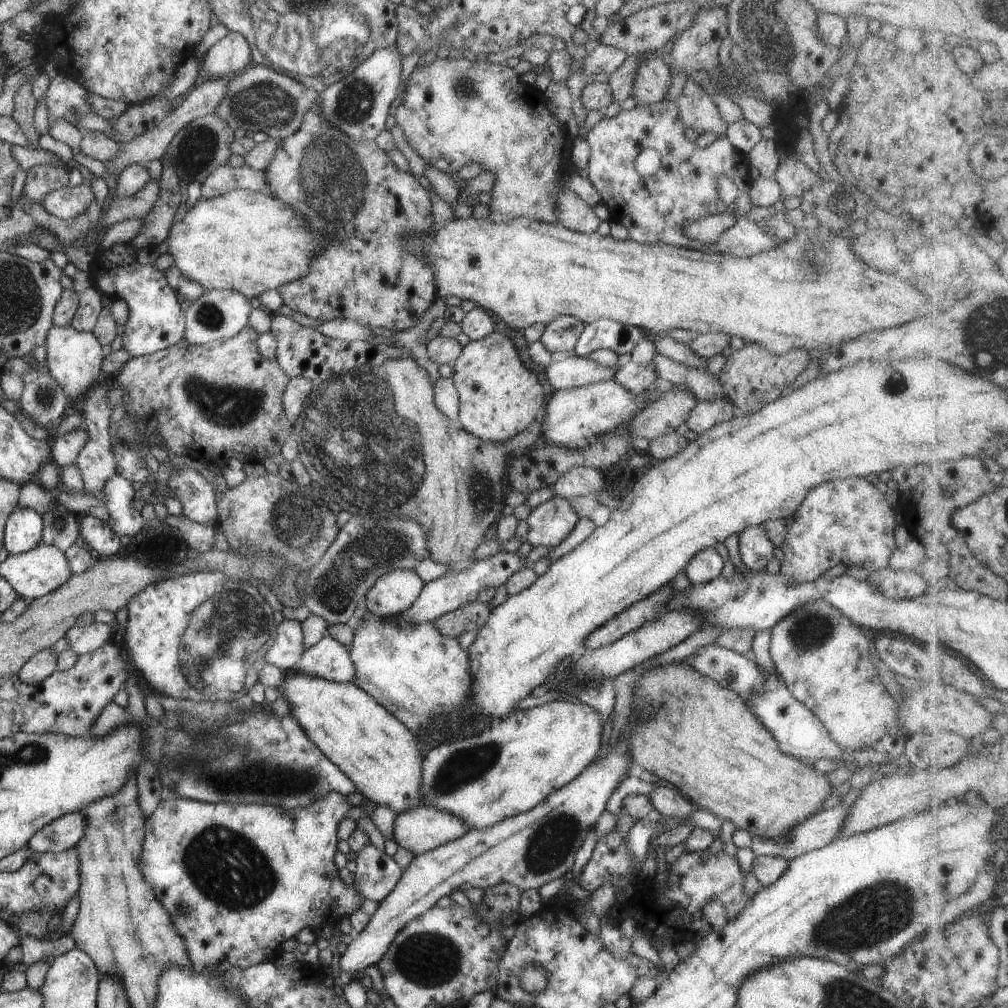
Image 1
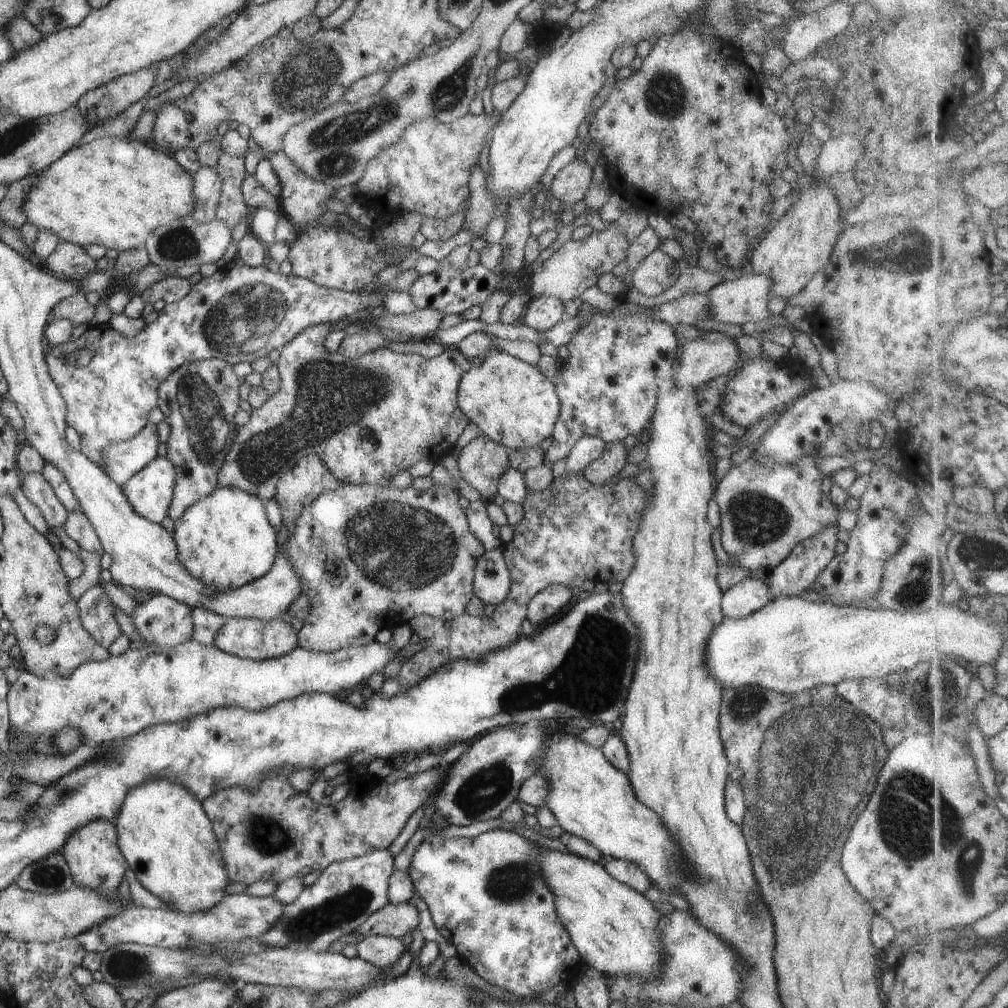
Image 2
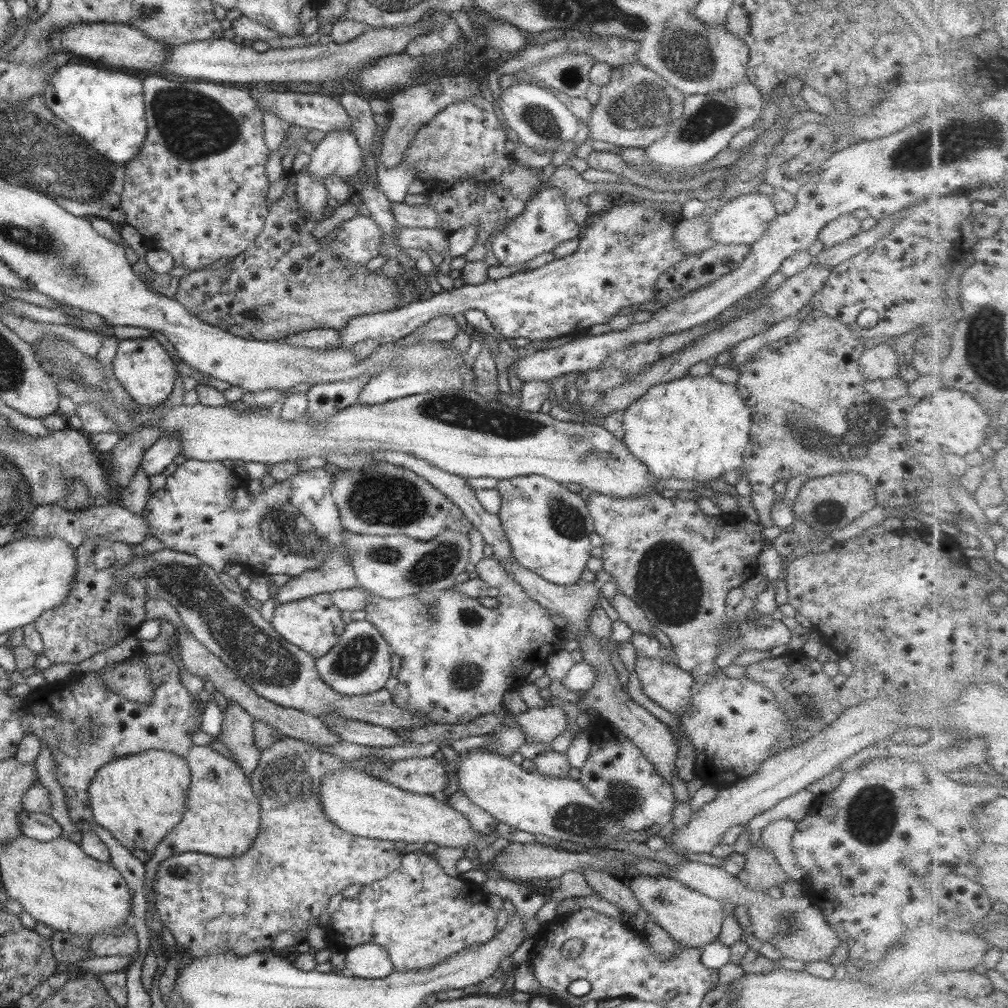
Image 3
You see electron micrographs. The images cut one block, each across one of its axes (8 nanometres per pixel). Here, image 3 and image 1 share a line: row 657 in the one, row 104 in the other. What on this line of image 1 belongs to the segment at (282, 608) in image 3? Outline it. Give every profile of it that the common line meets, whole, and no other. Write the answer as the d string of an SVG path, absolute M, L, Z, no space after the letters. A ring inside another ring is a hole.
M313 102L313 106L309 106L309 110L303 114L303 122L299 126L299 130L287 138L279 139L277 142L277 148L275 148L275 154L273 154L273 160L267 164L267 168L264 170L266 176L266 183L269 188L269 194L277 200L281 200L283 204L293 208L293 212L301 214L303 220L307 220L307 225L310 230L321 234L321 238L327 238L325 244L321 246L321 254L315 254L309 261L309 272L297 280L286 282L284 285L278 286L276 291L281 297L282 304L285 304L293 312L299 312L309 318L315 318L315 320L335 320L341 318L342 321L351 321L361 324L361 326L370 326L371 328L386 328L392 332L406 331L409 328L413 328L416 322L423 317L425 310L427 310L431 304L437 299L435 286L433 286L433 268L429 262L425 262L425 256L421 254L413 254L405 248L405 242L417 234L423 234L423 236L429 236L429 230L433 223L433 216L431 214L431 202L429 202L429 196L425 192L425 189L421 186L421 183L411 174L406 174L395 167L395 164L391 161L390 155L383 150L379 150L375 146L374 140L351 140L347 138L345 134L341 134L341 130L329 126L329 122L325 122L321 118L321 114L317 114L319 110L319 102Z

